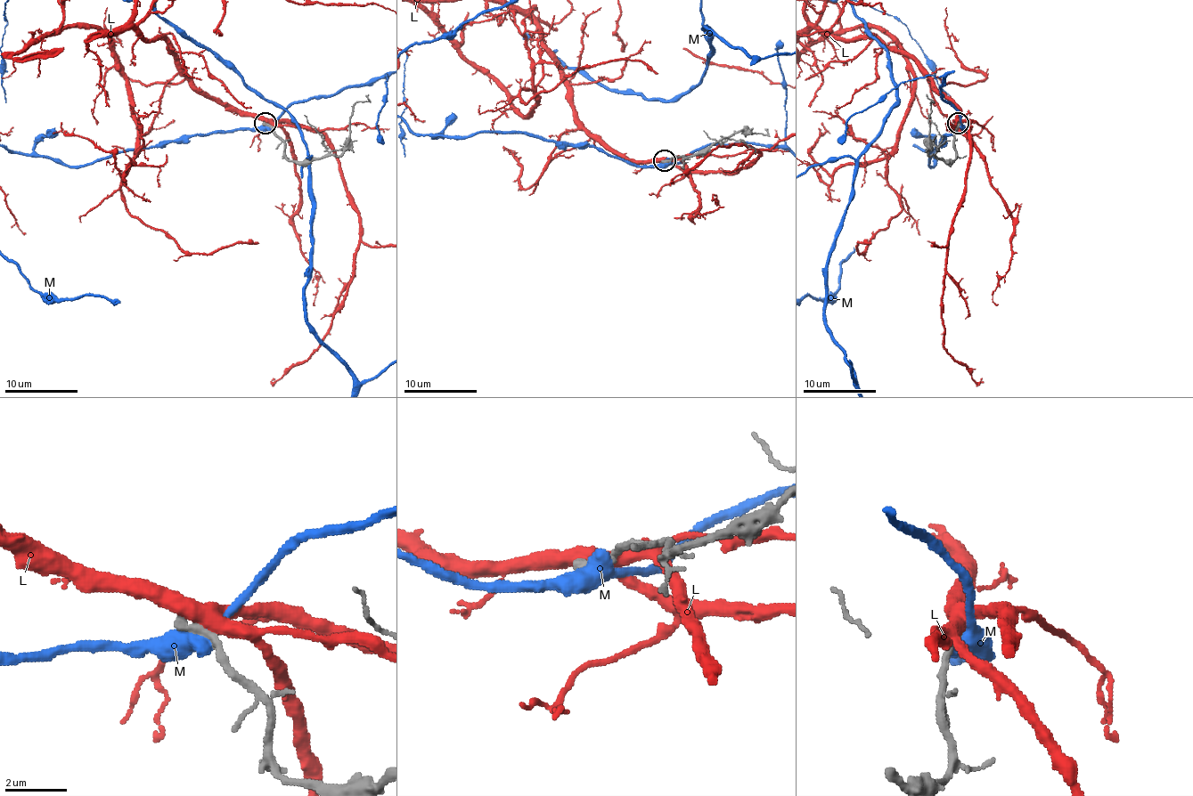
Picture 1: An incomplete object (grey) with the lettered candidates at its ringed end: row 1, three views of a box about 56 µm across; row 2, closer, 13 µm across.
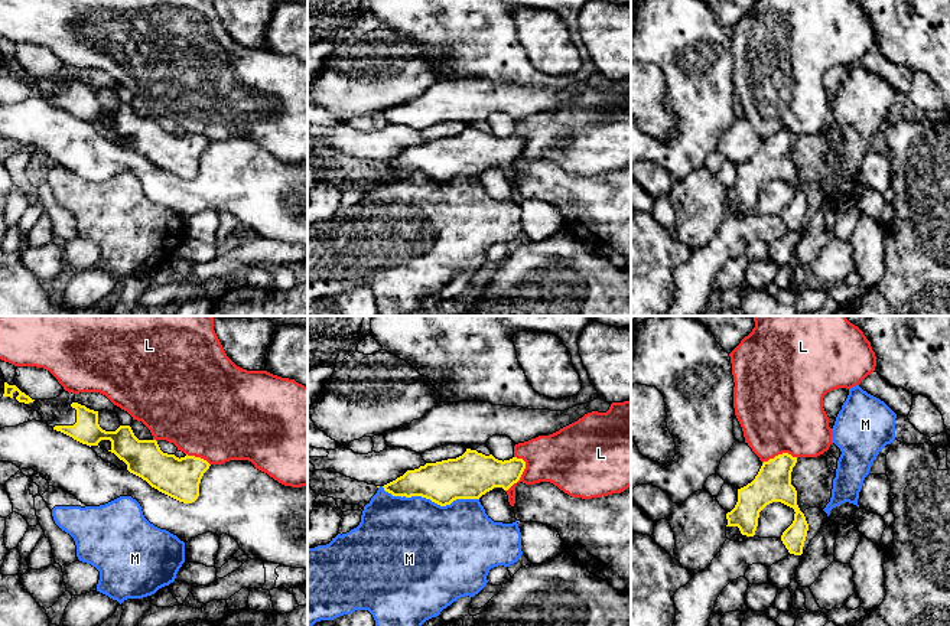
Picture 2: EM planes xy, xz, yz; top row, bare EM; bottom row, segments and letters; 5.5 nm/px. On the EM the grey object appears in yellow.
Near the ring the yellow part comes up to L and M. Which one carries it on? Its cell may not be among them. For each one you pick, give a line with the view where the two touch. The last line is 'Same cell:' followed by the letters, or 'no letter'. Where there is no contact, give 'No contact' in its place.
Same cell: no letter

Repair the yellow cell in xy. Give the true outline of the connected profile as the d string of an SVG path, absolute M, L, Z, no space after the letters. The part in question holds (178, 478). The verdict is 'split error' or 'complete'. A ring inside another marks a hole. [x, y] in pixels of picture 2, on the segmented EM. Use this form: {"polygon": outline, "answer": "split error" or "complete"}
{"polygon": "M4 382L3 397L16 398L19 402L25 402L29 408L38 411L42 415L42 421L56 431L61 431L74 440L87 444L98 446L101 440L110 440L111 449L120 460L127 464L127 470L159 492L183 503L192 503L199 496L199 483L204 473L209 469L209 463L201 457L185 456L176 457L175 454L163 453L156 440L139 440L130 426L120 426L116 431L105 431L98 424L98 411L90 410L75 401L75 394L64 392L53 400L32 400L22 392L16 385Z", "answer": "split error"}

